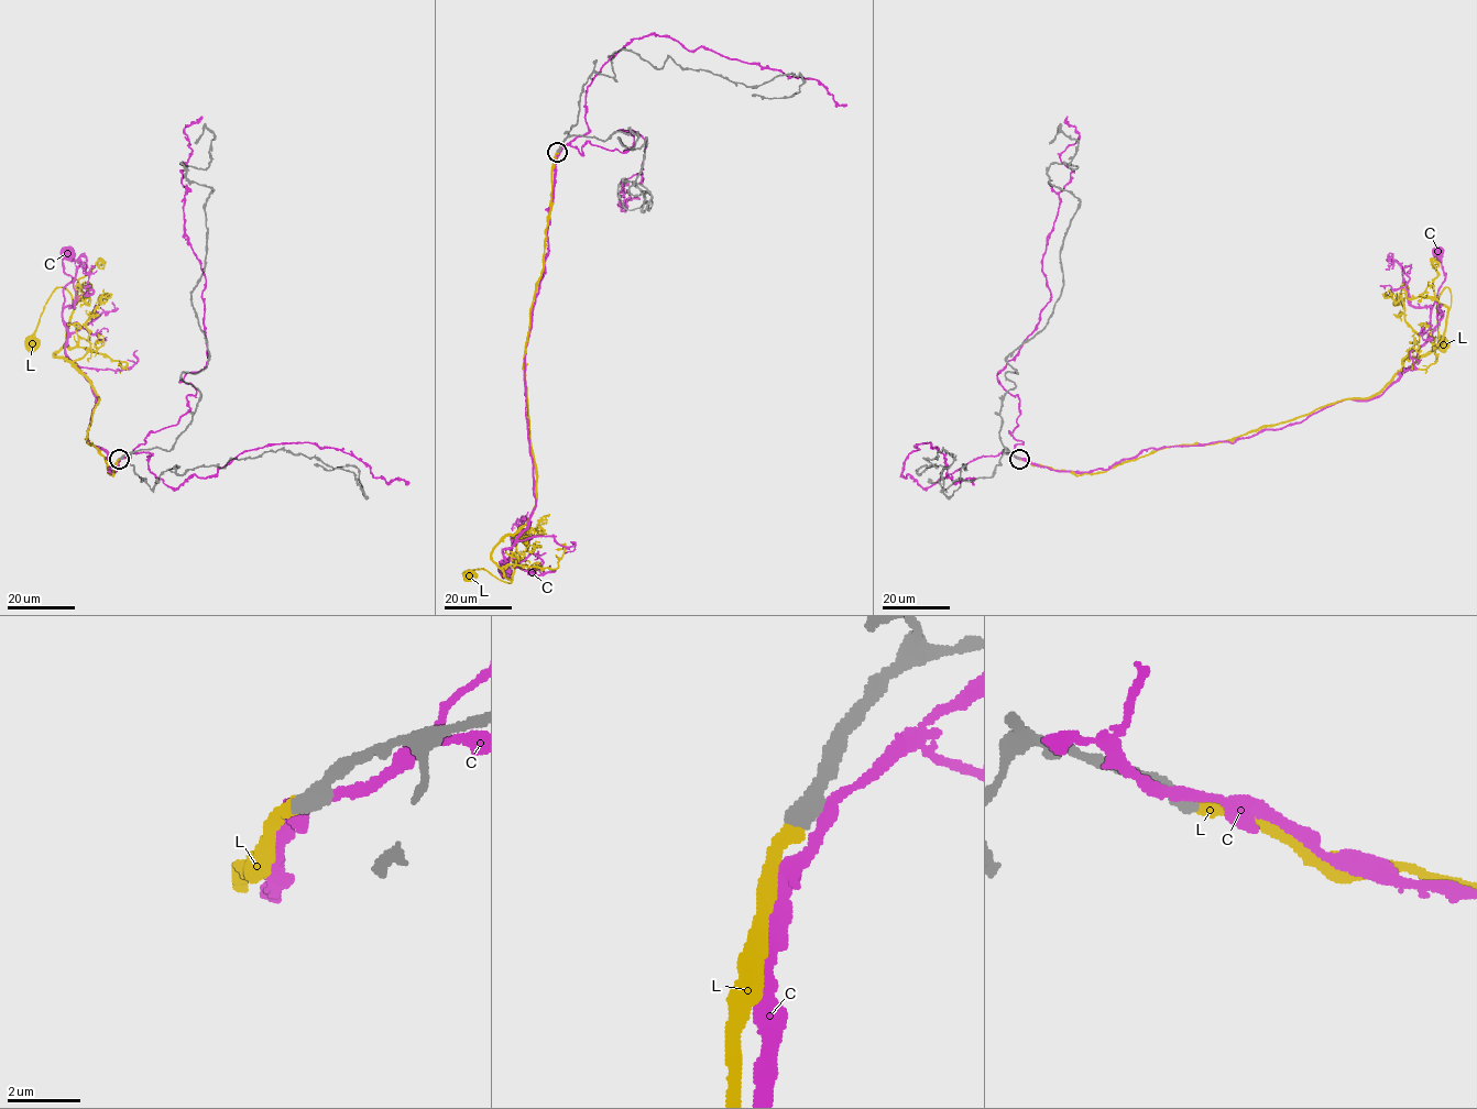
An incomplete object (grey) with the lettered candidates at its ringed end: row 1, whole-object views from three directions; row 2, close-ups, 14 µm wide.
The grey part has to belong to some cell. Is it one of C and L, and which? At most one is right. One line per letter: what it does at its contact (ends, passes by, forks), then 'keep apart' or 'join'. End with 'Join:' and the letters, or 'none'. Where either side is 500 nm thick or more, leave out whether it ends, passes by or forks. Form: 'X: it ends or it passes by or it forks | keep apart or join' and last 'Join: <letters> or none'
C: keep apart
L: join
Join: L

